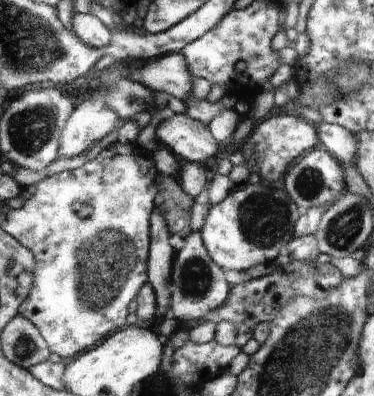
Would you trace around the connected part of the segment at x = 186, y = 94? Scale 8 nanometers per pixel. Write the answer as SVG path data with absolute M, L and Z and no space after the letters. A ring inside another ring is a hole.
M180 51L141 62L138 72L140 80L137 82L154 94L163 91L181 101L190 98L194 78L187 70L184 56Z

